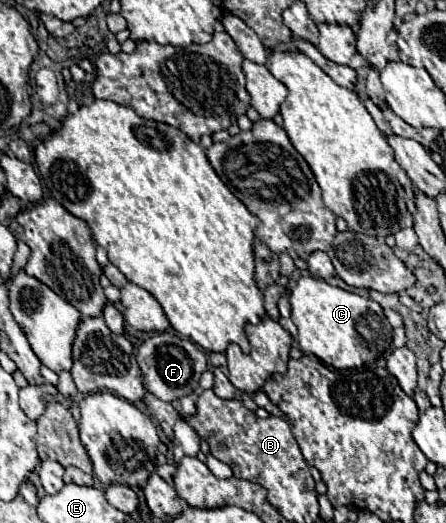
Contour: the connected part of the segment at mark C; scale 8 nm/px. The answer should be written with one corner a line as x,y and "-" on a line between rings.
301,276
291,290
289,302
291,320
299,330
297,340
301,350
315,354
327,366
341,370
371,364
391,346
393,328
387,322
383,308
371,298
329,286
321,278

